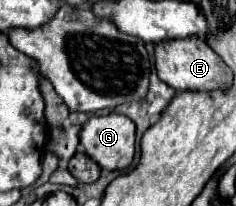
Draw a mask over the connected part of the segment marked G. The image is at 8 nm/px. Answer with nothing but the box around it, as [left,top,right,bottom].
[80,111,136,169]

